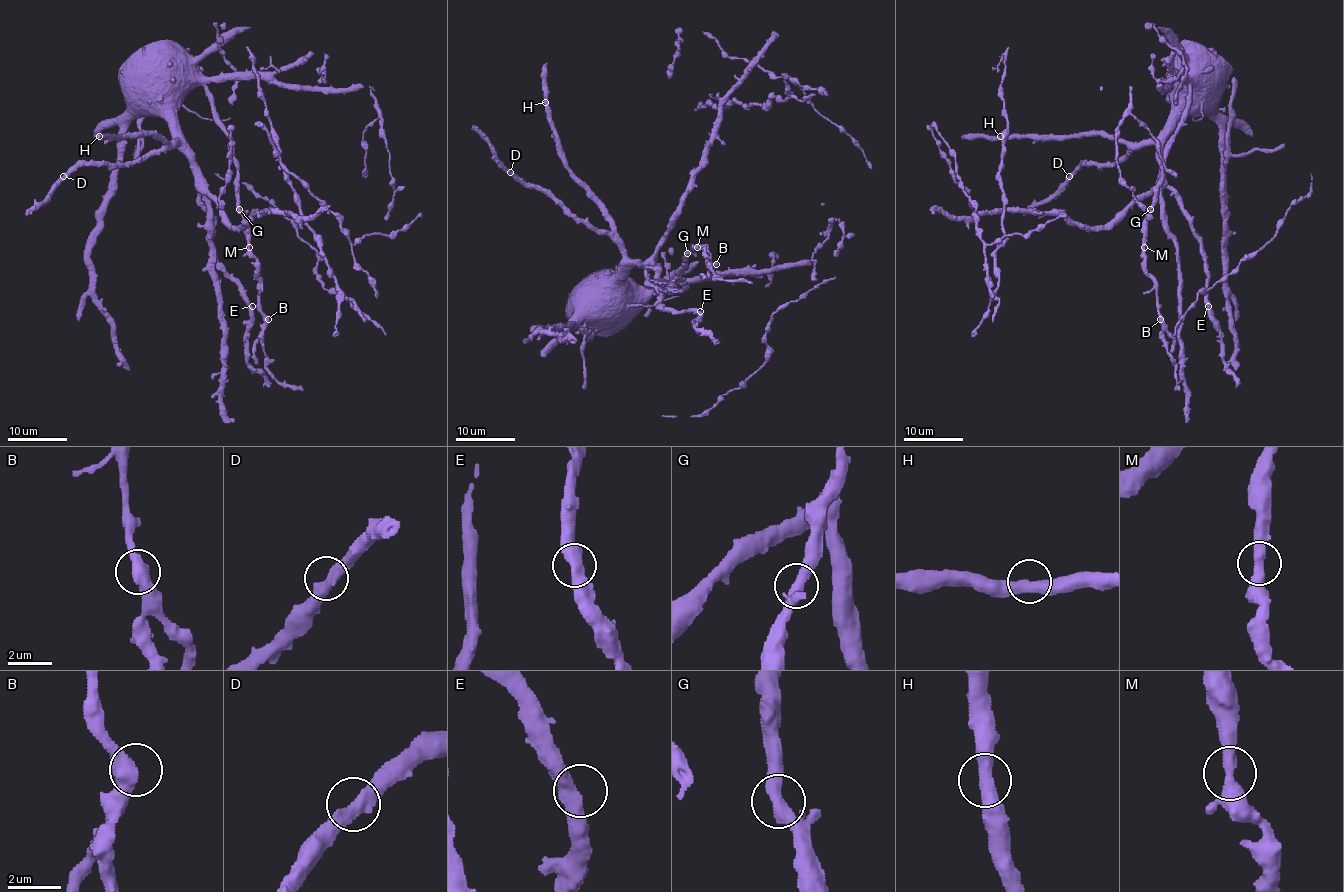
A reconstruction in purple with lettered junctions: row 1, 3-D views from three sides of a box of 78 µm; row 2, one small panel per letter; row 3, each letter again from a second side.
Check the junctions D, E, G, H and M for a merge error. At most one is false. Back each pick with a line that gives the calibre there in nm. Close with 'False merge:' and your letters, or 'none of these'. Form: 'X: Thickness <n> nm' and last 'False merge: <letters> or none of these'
False merge: none of these

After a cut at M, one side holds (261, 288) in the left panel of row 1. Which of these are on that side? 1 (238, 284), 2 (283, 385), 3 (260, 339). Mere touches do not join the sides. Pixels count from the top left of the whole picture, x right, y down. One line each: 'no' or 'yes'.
1: no
2: yes
3: yes

